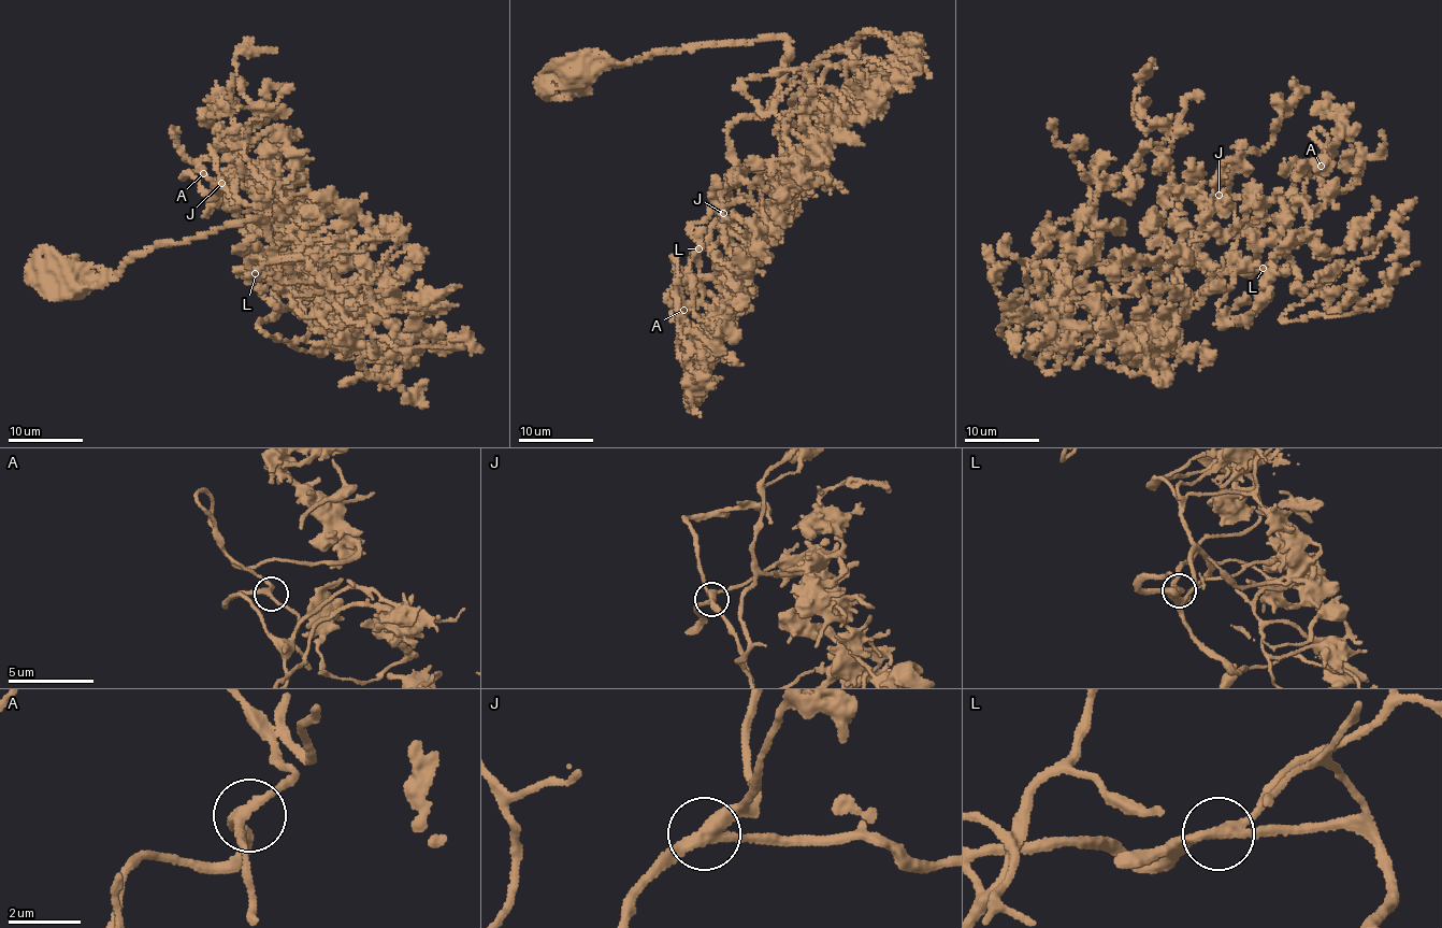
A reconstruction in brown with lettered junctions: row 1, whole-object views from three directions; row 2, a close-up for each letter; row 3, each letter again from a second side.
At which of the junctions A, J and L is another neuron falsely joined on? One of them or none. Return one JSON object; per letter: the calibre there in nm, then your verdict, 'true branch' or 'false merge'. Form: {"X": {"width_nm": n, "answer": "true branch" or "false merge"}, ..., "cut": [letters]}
{"A": {"width_nm": 240, "answer": "true branch"}, "J": {"width_nm": 320, "answer": "true branch"}, "L": {"width_nm": 280, "answer": "true branch"}, "cut": []}

